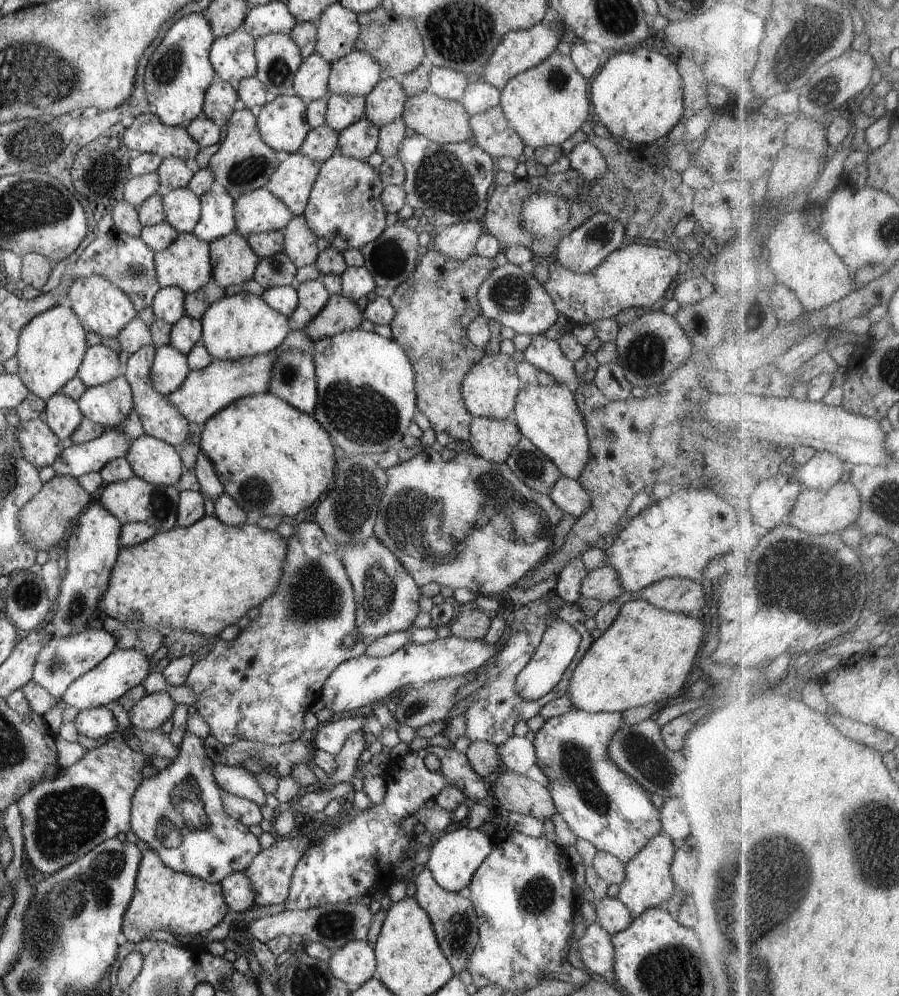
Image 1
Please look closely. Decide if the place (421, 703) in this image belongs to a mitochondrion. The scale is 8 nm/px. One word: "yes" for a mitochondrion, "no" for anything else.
yes

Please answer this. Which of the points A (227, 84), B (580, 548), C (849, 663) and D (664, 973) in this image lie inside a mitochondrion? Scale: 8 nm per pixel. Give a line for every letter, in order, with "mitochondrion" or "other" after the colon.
A: other
B: other
C: other
D: mitochondrion

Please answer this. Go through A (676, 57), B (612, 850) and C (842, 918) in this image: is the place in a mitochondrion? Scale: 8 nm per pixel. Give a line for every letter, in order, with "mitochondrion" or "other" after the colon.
A: other
B: other
C: other

